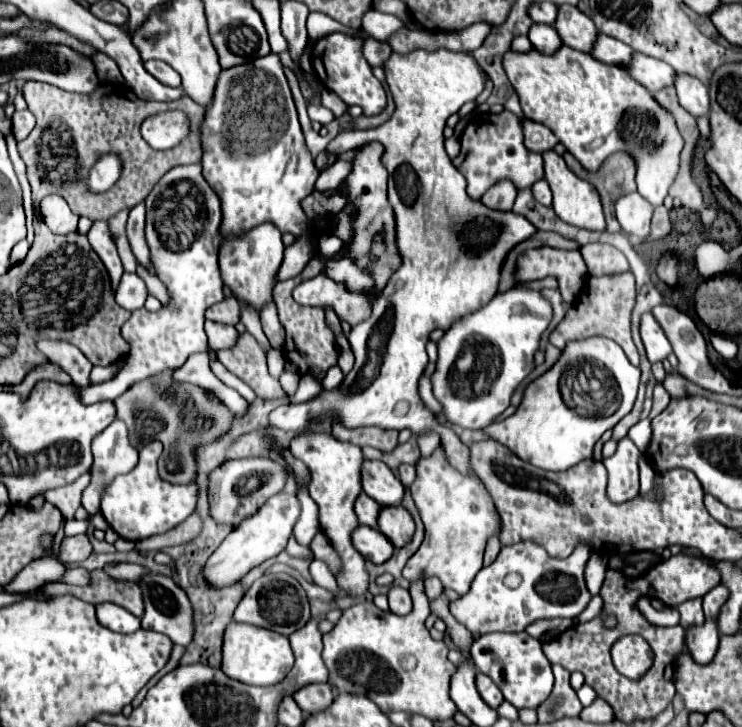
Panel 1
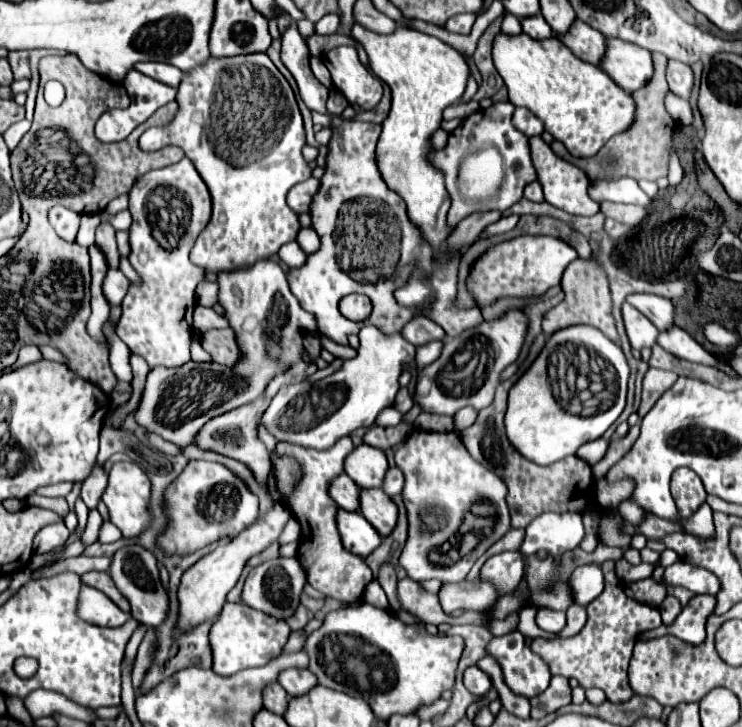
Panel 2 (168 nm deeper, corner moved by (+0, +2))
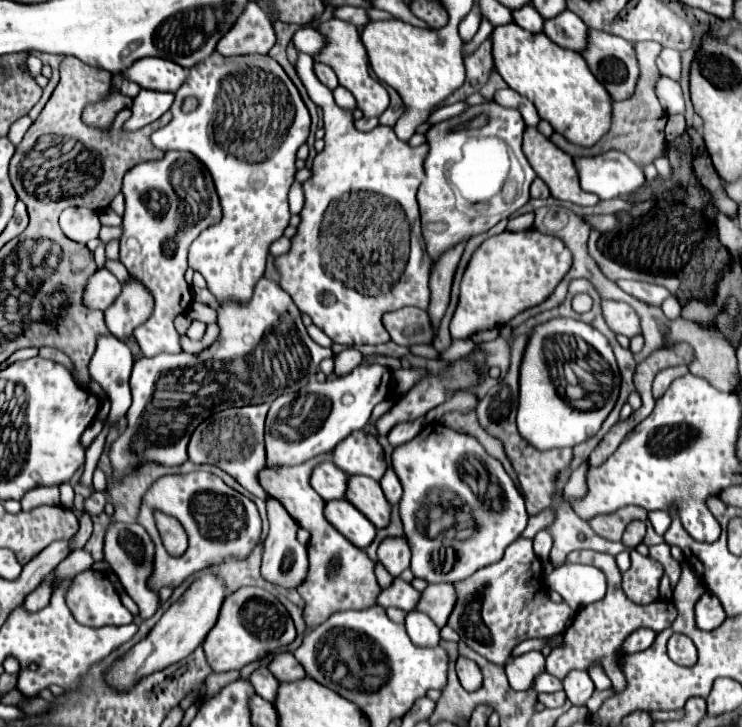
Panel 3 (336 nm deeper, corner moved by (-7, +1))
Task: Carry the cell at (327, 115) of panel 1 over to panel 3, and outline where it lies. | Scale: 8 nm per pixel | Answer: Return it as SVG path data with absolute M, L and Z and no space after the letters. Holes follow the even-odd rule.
M336 87L334 89L334 99L344 109L356 109L356 101L354 101L352 93L348 89L344 89L344 87Z

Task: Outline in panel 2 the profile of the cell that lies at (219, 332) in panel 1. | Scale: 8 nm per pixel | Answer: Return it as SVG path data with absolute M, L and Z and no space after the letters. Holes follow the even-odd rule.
M197 304L195 312L193 312L193 328L199 334L203 334L203 332L209 332L213 328L229 328L229 324L227 324L225 316L219 316L215 310L203 308Z

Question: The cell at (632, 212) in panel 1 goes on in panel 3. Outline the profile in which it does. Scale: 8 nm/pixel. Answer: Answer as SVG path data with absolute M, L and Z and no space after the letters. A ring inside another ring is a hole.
M616 149L594 157L576 157L574 165L578 169L580 187L596 193L600 199L628 195L646 183L642 169Z

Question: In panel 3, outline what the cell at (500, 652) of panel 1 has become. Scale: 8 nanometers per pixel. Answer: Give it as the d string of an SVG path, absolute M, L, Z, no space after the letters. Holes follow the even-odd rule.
M542 673L534 681L534 689L538 693L556 693L556 691L562 691L562 681L552 677L550 673Z

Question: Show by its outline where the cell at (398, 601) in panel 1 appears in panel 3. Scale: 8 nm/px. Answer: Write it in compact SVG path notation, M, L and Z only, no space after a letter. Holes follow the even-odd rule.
M386 537L378 545L378 561L390 571L392 577L398 577L410 565L410 547L404 537Z

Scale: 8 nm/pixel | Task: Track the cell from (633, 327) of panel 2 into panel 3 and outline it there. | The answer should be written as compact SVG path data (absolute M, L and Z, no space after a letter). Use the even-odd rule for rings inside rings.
M602 301L602 315L606 325L620 335L634 337L640 333L640 319L636 311L624 301Z

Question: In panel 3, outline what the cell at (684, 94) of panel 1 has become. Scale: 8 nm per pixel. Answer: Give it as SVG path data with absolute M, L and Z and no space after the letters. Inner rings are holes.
M662 49L662 53L658 55L658 69L662 75L678 81L678 77L680 77L680 51Z

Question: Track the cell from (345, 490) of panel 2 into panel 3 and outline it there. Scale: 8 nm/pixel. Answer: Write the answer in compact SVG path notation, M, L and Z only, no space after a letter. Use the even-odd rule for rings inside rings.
M322 461L322 465L318 465L318 469L314 469L310 477L310 485L324 501L344 499L346 481L348 475L342 473L342 469L338 469L332 461Z

